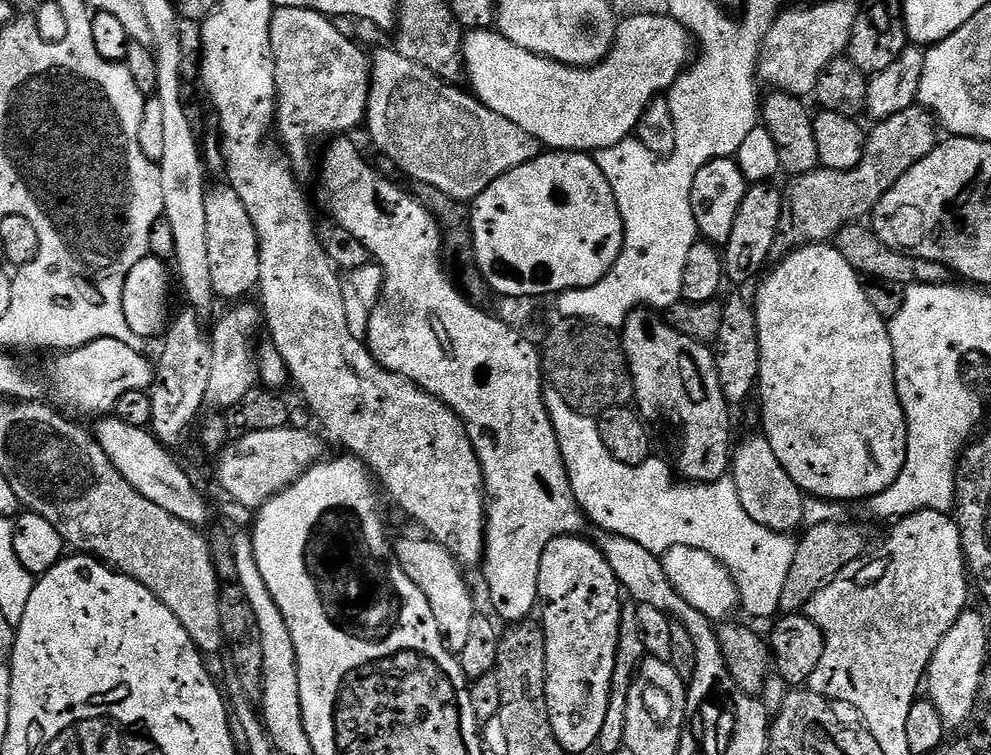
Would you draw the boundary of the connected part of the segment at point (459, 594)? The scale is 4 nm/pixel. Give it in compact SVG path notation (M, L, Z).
M431 539L412 540L408 544L408 564L406 571L412 581L415 582L426 594L430 606L434 610L434 618L438 618L440 632L453 653L459 654L464 651L466 637L470 634L470 622L474 615L472 609L472 592L464 581L465 573L461 571L455 560L441 544Z

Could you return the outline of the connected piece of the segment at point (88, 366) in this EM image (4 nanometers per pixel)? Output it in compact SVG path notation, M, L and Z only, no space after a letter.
M98 338L81 348L61 351L52 364L52 388L65 404L65 409L103 417L116 407L122 394L143 392L154 383L154 364L147 360L139 347L132 348L117 338Z

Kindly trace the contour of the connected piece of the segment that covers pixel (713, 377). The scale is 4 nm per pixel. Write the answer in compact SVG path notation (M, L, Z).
M641 306L624 320L624 353L632 375L634 404L645 421L669 420L680 431L680 453L675 471L679 479L693 484L715 484L730 472L732 416L718 382L716 357L707 344L678 334L659 311Z

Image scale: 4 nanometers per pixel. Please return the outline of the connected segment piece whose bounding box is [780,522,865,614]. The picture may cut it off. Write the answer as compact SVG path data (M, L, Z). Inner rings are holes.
M833 522L831 524L814 524L807 530L804 537L799 537L794 554L794 562L790 566L790 574L786 578L786 586L782 590L780 599L780 612L784 614L796 614L807 609L810 598L818 590L822 590L831 581L835 580L845 568L853 567L865 555L864 552L864 532L860 528L855 528L852 524L845 522Z

